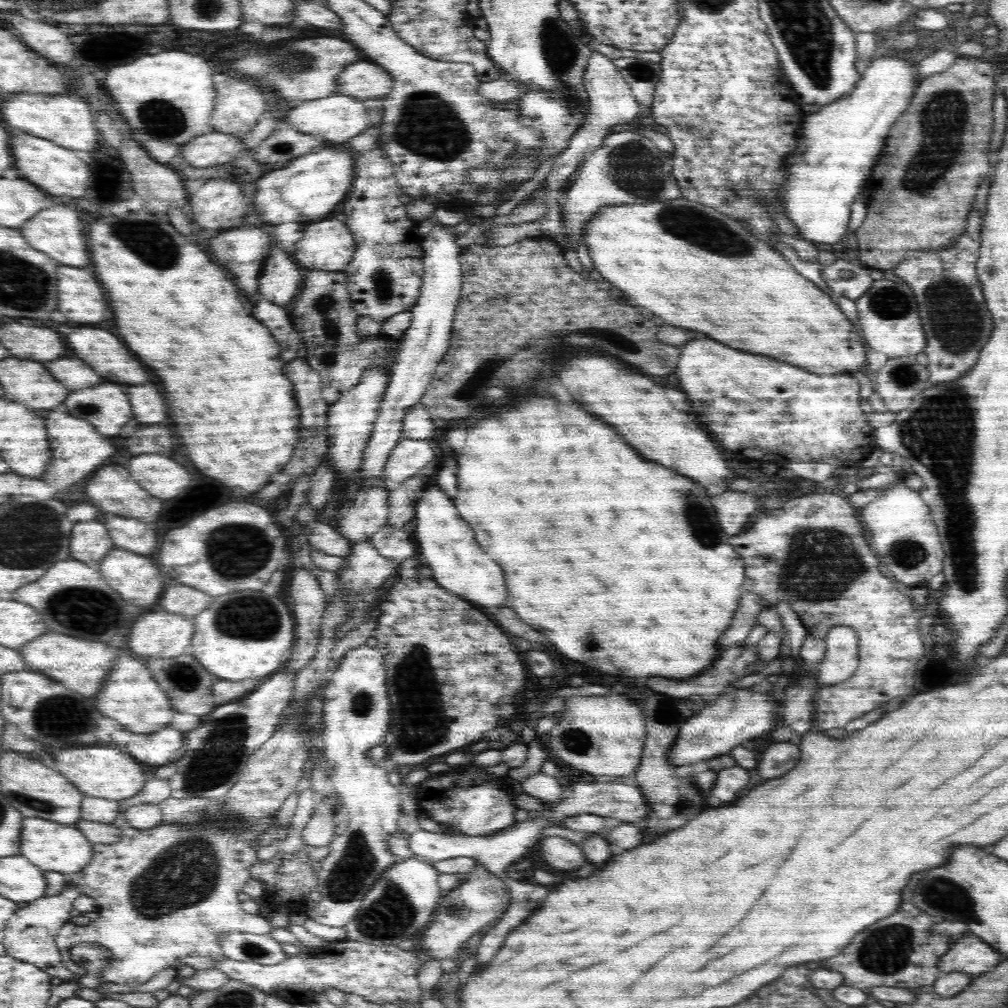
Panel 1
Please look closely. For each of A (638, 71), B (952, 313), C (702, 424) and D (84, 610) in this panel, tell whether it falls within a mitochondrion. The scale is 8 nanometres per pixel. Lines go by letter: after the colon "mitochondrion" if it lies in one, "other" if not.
A: mitochondrion
B: mitochondrion
C: other
D: mitochondrion

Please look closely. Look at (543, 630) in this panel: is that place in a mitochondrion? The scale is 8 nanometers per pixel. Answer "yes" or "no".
no

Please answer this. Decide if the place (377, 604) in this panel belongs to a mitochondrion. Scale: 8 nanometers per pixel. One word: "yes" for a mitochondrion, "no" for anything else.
no

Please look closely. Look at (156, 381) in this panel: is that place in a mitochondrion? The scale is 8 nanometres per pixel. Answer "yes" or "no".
no

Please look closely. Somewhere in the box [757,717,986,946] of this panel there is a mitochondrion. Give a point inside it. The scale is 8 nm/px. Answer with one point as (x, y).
(953, 898)

